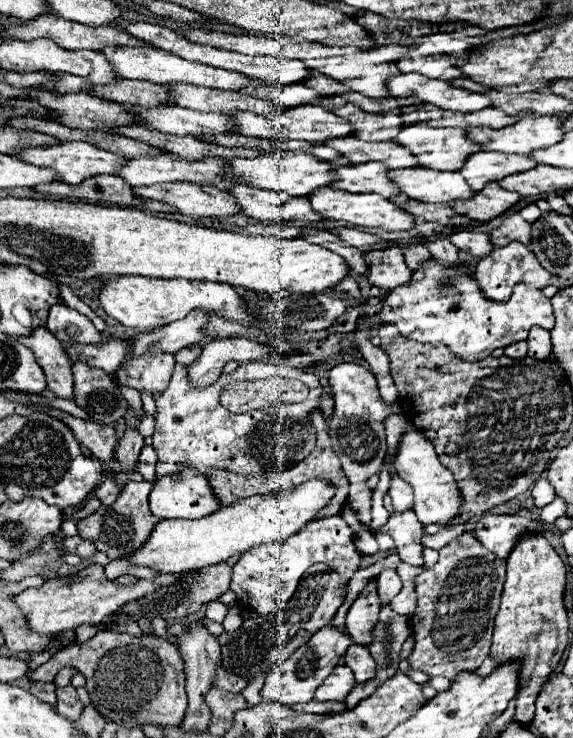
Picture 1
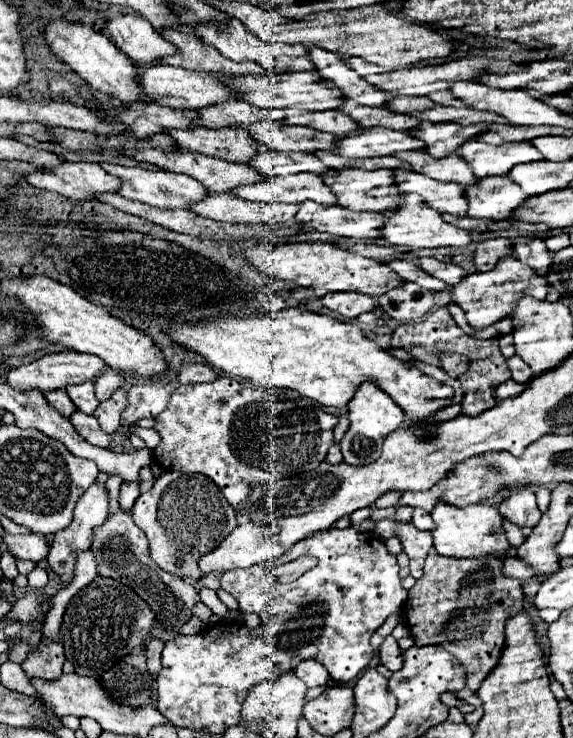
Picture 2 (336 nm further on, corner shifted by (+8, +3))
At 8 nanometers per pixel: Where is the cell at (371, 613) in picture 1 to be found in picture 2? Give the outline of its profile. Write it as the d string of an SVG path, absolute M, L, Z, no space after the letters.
M387 636L383 640L383 644L379 646L379 660L383 666L387 666L391 672L399 670L403 658L401 658L401 650L397 646L397 640L393 636Z

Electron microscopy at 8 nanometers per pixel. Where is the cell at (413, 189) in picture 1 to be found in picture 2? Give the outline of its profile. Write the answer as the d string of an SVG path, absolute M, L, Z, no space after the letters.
M485 176L475 184L465 186L467 192L467 216L505 220L511 212L525 202L521 188L507 176Z

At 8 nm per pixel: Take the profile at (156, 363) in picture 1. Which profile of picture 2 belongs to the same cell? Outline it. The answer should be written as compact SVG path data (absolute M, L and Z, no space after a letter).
M125 380L125 384L121 388L117 388L117 392L109 400L105 400L105 402L101 402L97 406L93 416L99 420L99 424L101 424L101 428L105 432L115 432L119 428L121 414L127 408L127 392L129 392L129 388L131 388L131 380Z

